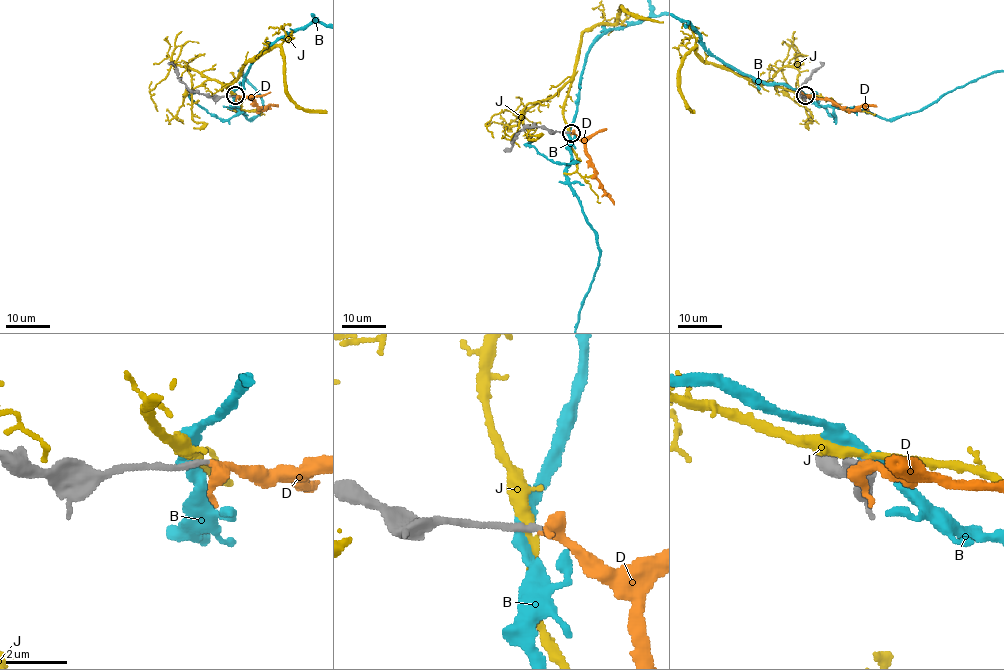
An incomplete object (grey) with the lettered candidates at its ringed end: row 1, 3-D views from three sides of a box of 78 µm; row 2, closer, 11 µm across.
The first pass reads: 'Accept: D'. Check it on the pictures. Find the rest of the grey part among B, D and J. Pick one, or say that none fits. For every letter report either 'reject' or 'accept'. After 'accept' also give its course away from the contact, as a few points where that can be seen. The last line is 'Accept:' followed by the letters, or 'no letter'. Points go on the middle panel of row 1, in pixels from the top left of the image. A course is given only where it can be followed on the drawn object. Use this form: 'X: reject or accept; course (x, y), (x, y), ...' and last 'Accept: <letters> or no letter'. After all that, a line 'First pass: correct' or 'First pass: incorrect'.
B: reject
D: accept; course (570, 133), (583, 144), (600, 187), (614, 205)
J: reject
Accept: D
First pass: correct

